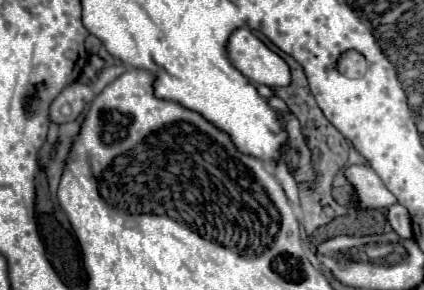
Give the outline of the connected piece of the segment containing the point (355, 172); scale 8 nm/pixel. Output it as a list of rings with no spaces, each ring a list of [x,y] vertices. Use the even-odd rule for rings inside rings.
[[[349,166],[345,176],[355,186],[361,208],[389,208],[397,198],[385,188],[381,178],[369,166]]]

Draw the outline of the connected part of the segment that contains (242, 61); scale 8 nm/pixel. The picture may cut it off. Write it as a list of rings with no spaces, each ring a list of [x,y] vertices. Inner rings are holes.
[[[239,28],[229,38],[229,58],[233,66],[241,70],[255,84],[267,86],[289,86],[291,70],[287,62],[269,50],[249,28]]]

